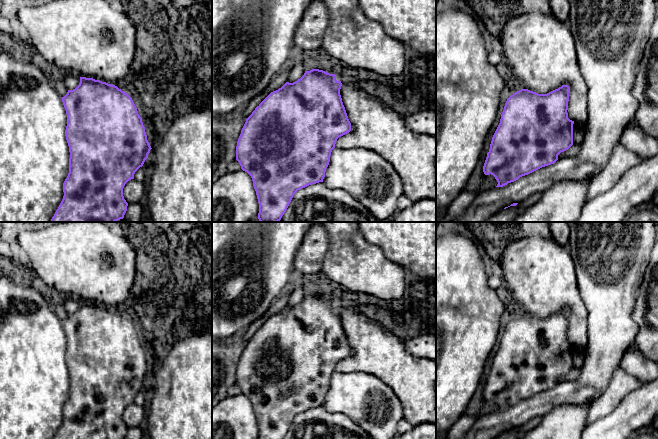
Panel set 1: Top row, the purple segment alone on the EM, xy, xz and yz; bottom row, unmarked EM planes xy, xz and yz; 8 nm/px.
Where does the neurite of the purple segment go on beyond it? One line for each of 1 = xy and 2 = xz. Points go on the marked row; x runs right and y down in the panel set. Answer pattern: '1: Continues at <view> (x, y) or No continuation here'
1: No continuation here
2: No continuation here

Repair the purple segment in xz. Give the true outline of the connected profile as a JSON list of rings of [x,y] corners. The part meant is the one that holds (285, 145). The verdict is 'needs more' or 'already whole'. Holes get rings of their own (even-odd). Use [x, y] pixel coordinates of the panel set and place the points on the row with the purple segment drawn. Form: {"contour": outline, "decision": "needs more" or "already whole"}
{"contour": [[[319,69],[305,71],[297,81],[286,82],[271,92],[246,119],[237,141],[236,160],[252,178],[259,203],[260,222],[279,222],[298,190],[323,182],[337,139],[351,131],[351,123],[340,95],[341,86],[335,74]]], "decision": "already whole"}

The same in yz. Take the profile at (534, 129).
{"contour": [[[562,85],[547,94],[538,94],[528,89],[521,89],[507,99],[483,166],[484,174],[491,174],[497,180],[496,187],[503,187],[522,176],[554,164],[558,160],[558,155],[573,145],[574,121],[568,118],[567,113],[569,93],[570,87]]], "decision": "already whole"}

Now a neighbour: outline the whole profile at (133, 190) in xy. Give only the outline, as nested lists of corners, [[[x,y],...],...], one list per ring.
[[[135,179],[129,180],[123,188],[123,196],[128,204],[139,203],[144,193],[143,183]]]

